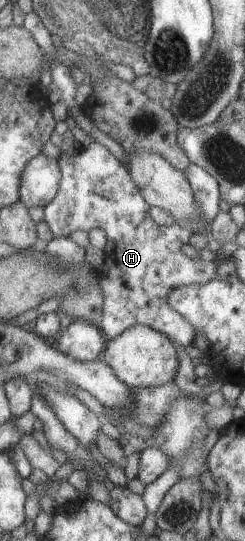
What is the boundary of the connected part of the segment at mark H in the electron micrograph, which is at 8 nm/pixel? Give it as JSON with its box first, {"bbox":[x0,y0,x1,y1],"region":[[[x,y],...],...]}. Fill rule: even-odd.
{"bbox":[43,141,215,347],"region":[[[92,141],[87,146],[77,146],[75,150],[73,156],[67,156],[61,152],[60,157],[57,158],[57,166],[60,171],[57,196],[44,207],[43,220],[54,237],[65,237],[77,230],[89,231],[93,228],[100,228],[105,232],[107,242],[101,248],[105,256],[102,263],[105,267],[105,276],[101,278],[100,282],[101,291],[104,292],[104,304],[101,323],[98,325],[104,332],[105,338],[112,340],[132,325],[141,324],[165,334],[171,343],[175,342],[180,347],[193,344],[193,328],[185,322],[185,318],[181,318],[175,310],[169,308],[167,294],[169,294],[169,290],[177,288],[177,286],[205,284],[215,278],[214,265],[208,265],[202,260],[190,260],[181,252],[181,246],[187,244],[187,240],[189,240],[189,236],[193,235],[195,228],[179,226],[177,223],[171,226],[155,224],[149,216],[149,206],[142,201],[141,192],[133,184],[127,170],[101,144]]]}

